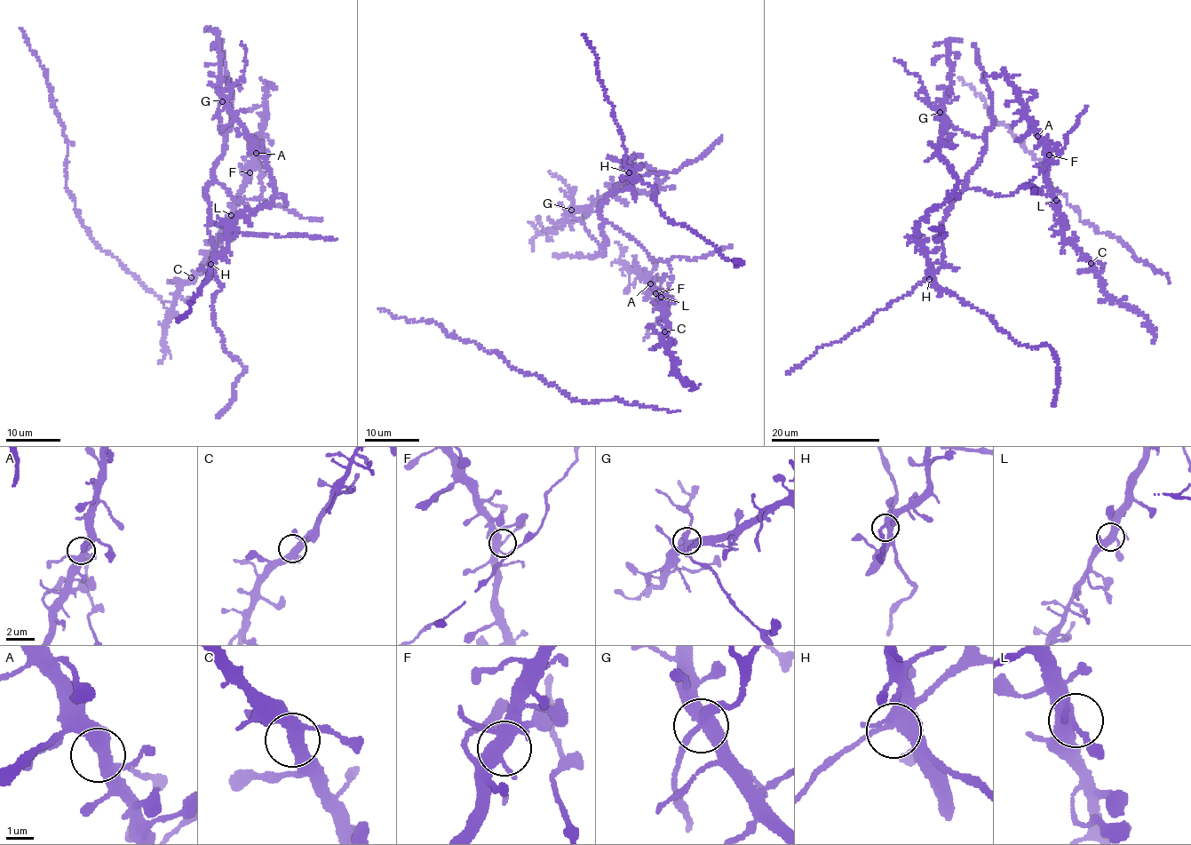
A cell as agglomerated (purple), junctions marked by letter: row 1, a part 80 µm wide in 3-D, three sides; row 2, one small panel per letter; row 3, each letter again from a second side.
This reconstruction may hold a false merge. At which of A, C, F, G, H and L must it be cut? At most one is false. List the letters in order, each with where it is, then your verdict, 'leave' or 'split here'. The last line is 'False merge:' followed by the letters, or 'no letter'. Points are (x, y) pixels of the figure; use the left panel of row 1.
A: at (256, 153); leave
C: at (191, 277); leave
F: at (250, 172); leave
G: at (222, 101); leave
H: at (210, 264); leave
L: at (231, 215); leave
False merge: no letter

